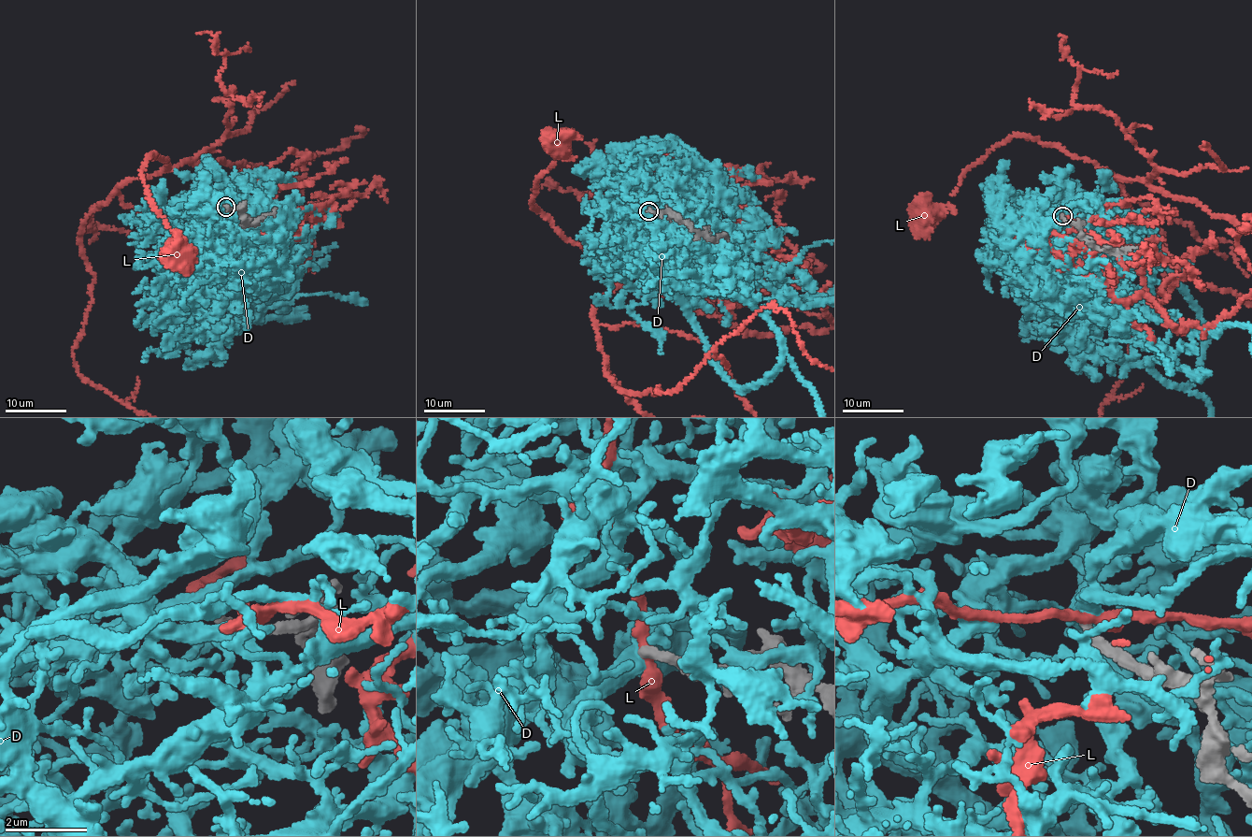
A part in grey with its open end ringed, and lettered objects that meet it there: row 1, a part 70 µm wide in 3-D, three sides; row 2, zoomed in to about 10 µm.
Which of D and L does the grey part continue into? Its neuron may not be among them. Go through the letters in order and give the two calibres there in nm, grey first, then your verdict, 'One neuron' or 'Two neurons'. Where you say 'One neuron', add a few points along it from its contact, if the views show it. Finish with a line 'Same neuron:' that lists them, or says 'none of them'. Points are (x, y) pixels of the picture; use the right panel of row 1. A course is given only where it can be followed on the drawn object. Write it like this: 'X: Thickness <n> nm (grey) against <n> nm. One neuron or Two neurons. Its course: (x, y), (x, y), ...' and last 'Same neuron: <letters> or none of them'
D: Thickness 240 nm (grey) against 400 nm. One neuron
L: Thickness 240 nm (grey) against 300 nm. Two neurons
Same neuron: D

